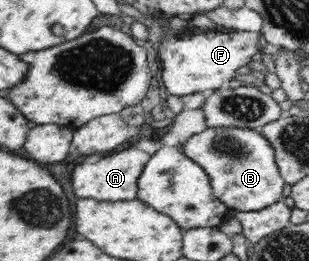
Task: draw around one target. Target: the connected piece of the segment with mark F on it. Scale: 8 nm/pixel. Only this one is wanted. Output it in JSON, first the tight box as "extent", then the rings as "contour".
{"extent":[156,29,261,96],"contour":[[[235,29],[230,34],[219,32],[194,33],[190,30],[188,36],[179,36],[178,33],[174,39],[165,38],[156,49],[157,59],[162,62],[162,82],[164,90],[174,96],[188,96],[194,93],[205,93],[218,90],[225,87],[232,79],[234,74],[239,75],[241,66],[246,66],[252,62],[252,56],[261,51],[260,32]]]}

